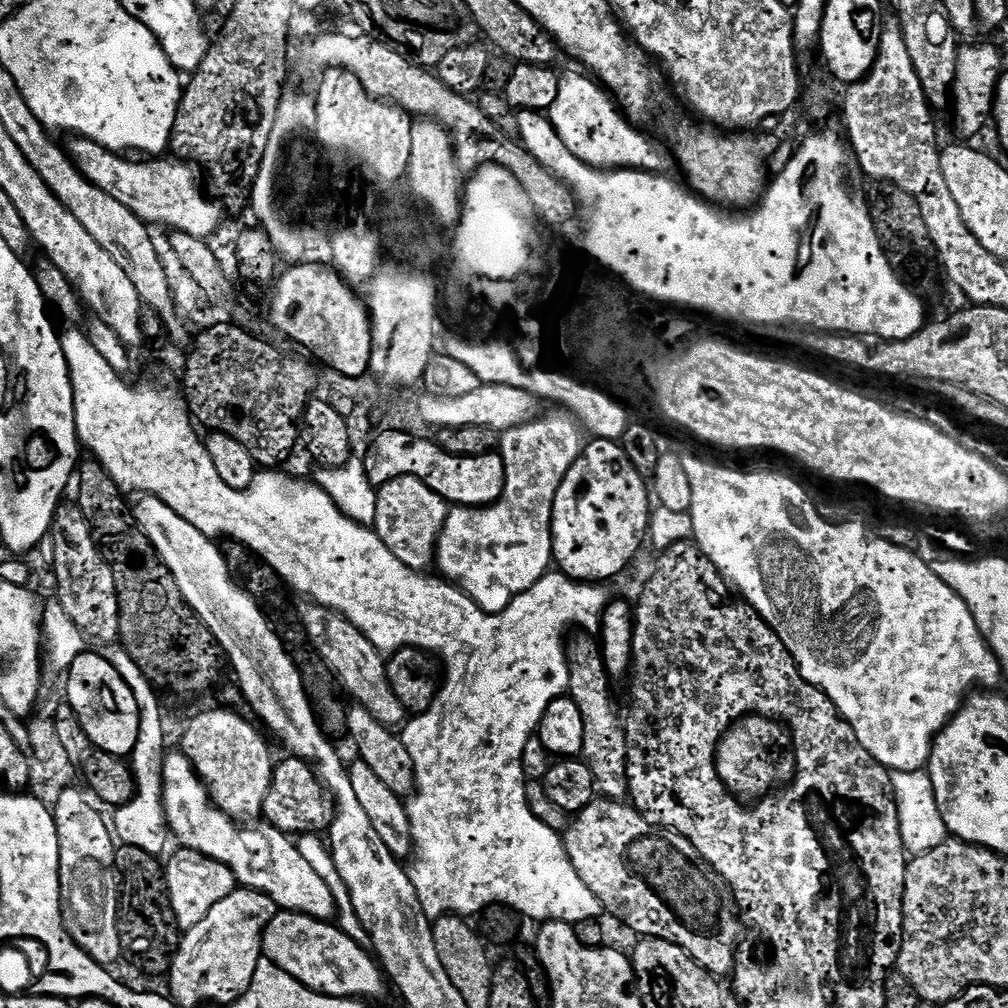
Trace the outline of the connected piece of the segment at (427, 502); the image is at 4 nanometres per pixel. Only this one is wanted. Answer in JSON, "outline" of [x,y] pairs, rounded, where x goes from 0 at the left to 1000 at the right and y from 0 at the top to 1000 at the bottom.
{"outline":[[[410,472],[391,474],[387,478],[376,481],[373,489],[373,518],[371,527],[379,538],[383,538],[383,546],[399,558],[399,562],[407,562],[407,565],[421,567],[430,563],[433,555],[433,539],[438,530],[438,522],[442,518],[446,501],[423,478]]]}

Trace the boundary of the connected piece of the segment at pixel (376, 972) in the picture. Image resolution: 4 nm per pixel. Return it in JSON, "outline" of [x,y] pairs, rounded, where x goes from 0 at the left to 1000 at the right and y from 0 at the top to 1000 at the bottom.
{"outline":[[[275,904],[274,909],[267,917],[262,919],[261,947],[280,962],[288,970],[300,974],[313,984],[321,984],[324,988],[335,990],[362,990],[361,988],[377,988],[383,980],[383,968],[376,955],[371,951],[370,945],[358,934],[345,929],[332,916],[316,913],[299,905]]]}

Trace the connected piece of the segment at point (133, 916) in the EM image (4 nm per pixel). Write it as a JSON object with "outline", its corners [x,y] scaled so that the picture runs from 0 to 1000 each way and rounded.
{"outline":[[[120,836],[115,842],[114,862],[121,870],[119,882],[119,938],[137,959],[159,968],[171,959],[181,925],[176,920],[166,881],[164,858],[156,850],[134,839]]]}

